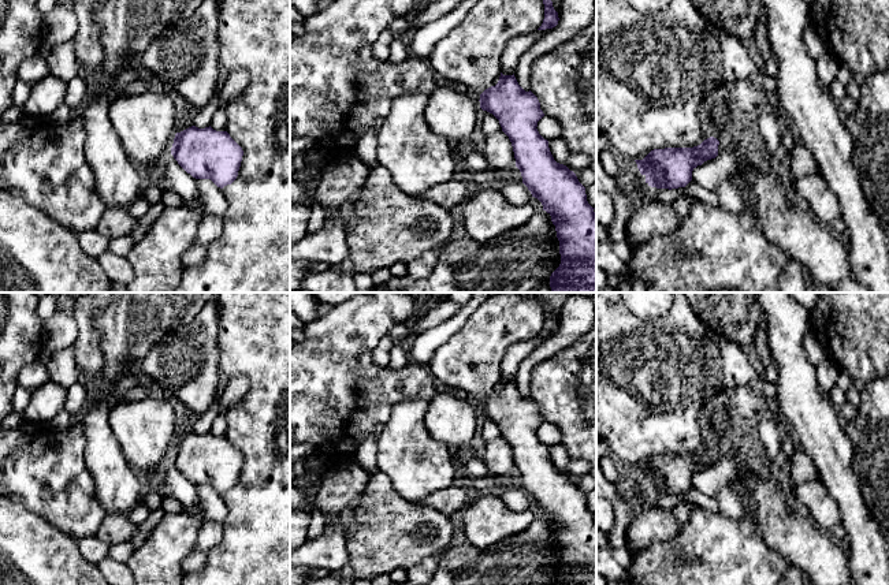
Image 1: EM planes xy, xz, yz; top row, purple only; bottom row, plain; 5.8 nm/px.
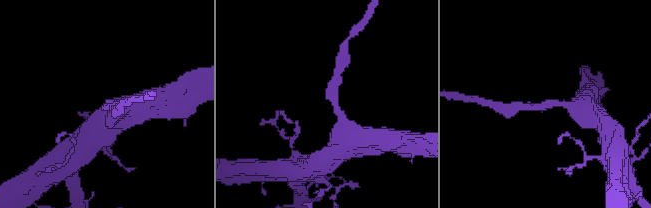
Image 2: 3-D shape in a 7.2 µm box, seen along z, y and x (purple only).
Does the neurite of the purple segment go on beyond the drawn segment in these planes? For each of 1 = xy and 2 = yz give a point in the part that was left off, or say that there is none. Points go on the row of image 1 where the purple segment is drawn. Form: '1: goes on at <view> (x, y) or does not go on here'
1: does not go on here
2: does not go on here

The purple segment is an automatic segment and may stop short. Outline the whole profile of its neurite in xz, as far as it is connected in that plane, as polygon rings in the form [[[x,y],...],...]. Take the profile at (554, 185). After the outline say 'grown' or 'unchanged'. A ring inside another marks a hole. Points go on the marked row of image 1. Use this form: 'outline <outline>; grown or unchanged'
outline [[[514,74],[503,75],[495,86],[480,94],[480,108],[492,113],[509,137],[516,167],[520,169],[522,183],[532,197],[538,198],[543,210],[551,216],[559,241],[561,264],[550,276],[551,292],[596,292],[596,213],[587,201],[585,187],[576,174],[566,165],[554,160],[548,141],[538,131],[538,122],[544,116],[538,97],[525,92]]]; unchanged

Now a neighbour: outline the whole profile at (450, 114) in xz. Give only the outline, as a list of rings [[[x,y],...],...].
[[[438,86],[424,109],[429,128],[447,139],[466,139],[479,127],[480,101],[472,96]]]

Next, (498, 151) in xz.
[[[503,131],[486,135],[483,153],[490,169],[507,172],[516,167],[512,142]]]

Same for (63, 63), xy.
[[[72,40],[55,45],[47,62],[49,74],[64,82],[83,72],[77,59]]]

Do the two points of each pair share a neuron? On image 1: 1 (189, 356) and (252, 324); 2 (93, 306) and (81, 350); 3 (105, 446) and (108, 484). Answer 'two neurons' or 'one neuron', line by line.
1: two neurons
2: one neuron
3: one neuron

